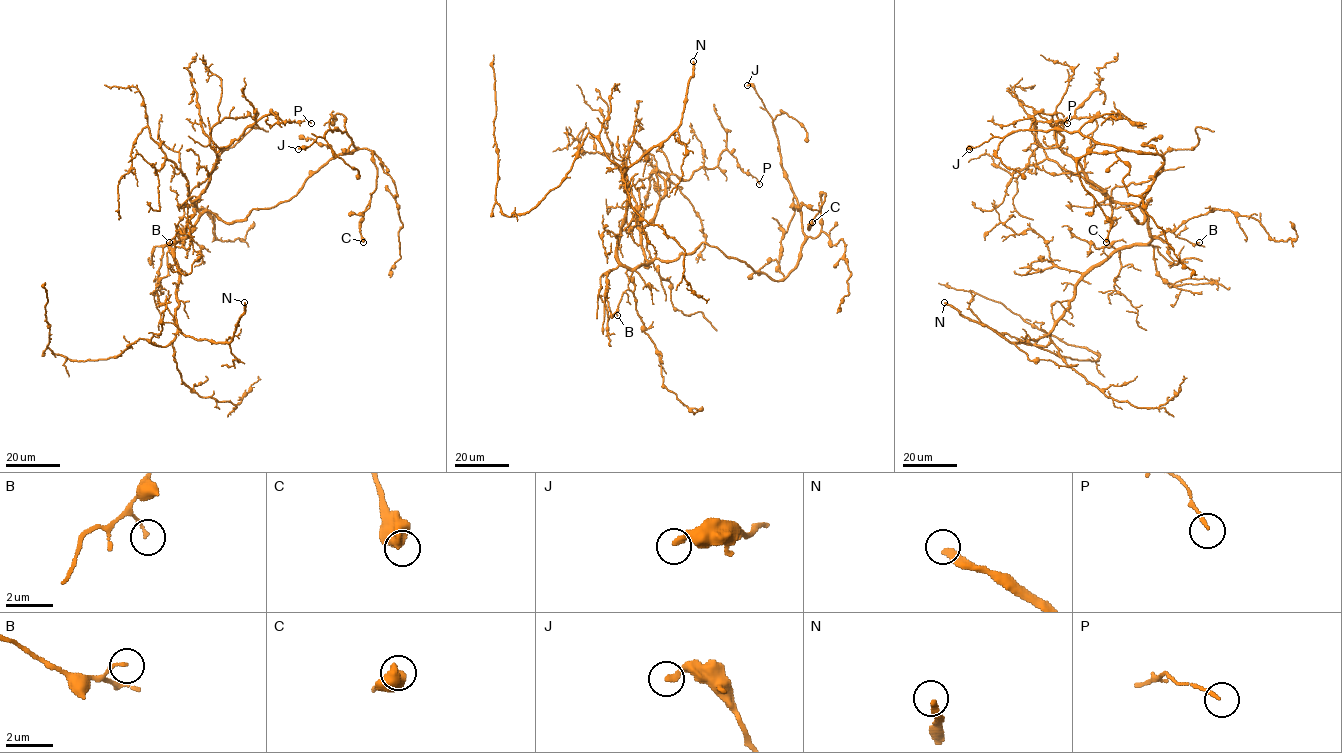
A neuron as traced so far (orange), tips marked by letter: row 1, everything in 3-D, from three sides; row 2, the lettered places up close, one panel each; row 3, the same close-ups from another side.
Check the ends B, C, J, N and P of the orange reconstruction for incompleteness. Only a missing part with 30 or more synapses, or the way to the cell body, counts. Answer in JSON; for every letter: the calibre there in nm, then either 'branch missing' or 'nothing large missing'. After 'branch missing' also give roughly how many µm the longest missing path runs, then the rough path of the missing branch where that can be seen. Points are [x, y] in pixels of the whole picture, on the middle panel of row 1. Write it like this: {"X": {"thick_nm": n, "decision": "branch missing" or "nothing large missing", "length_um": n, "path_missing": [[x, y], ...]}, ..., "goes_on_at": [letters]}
{"B": {"thick_nm": 130, "decision": "nothing large missing"}, "C": {"thick_nm": 700, "decision": "nothing large missing"}, "J": {"thick_nm": 240, "decision": "nothing large missing"}, "N": {"thick_nm": 320, "decision": "nothing large missing"}, "P": {"thick_nm": 130, "decision": "nothing large missing"}, "goes_on_at": []}

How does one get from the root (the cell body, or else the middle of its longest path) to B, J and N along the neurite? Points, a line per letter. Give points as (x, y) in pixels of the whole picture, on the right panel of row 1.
B: (1126, 248), (1146, 244), (1174, 228), (1172, 231), (1178, 237), (1194, 244), (1199, 242)
J: (1126, 248), (1152, 238), (1143, 210), (1139, 223), (1126, 209), (1143, 200), (1160, 155), (1056, 129), (969, 149)
N: (1126, 248), (1114, 250), (1082, 277), (1069, 308), (1054, 329), (1039, 339), (1010, 342), (944, 302)

